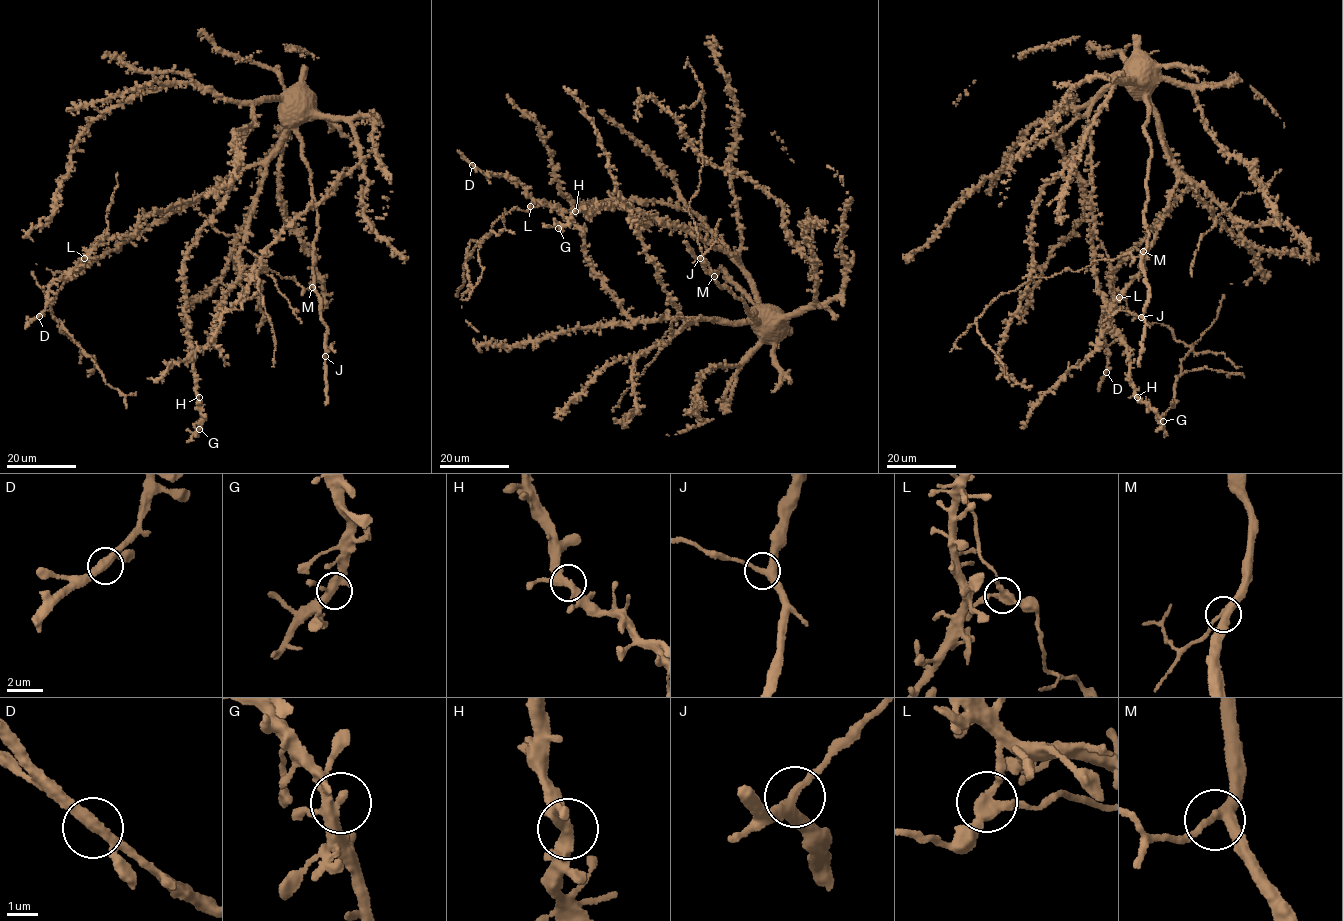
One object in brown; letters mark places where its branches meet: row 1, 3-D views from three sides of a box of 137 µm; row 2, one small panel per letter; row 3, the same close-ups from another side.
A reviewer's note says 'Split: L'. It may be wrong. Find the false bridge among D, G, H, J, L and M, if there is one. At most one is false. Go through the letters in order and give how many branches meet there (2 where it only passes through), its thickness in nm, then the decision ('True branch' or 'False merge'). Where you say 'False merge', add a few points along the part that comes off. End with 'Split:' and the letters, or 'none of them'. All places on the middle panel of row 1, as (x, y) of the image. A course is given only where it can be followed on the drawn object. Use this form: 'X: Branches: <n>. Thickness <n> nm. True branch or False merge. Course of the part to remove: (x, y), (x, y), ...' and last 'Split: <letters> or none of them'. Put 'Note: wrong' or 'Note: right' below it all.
D: Branches: 3. Thickness 320 nm. True branch
G: Branches: 3. Thickness 320 nm. True branch
H: Branches: 3. Thickness 360 nm. True branch
J: Branches: 3. Thickness 340 nm. True branch
L: Branches: 3. Thickness 320 nm. False merge. Course of the part to remove: (530, 206), (512, 209), (486, 235), (471, 240), (467, 256), (491, 230), (500, 234), (503, 214)
M: Branches: 3. Thickness 280 nm. True branch
Split: L
Note: right

